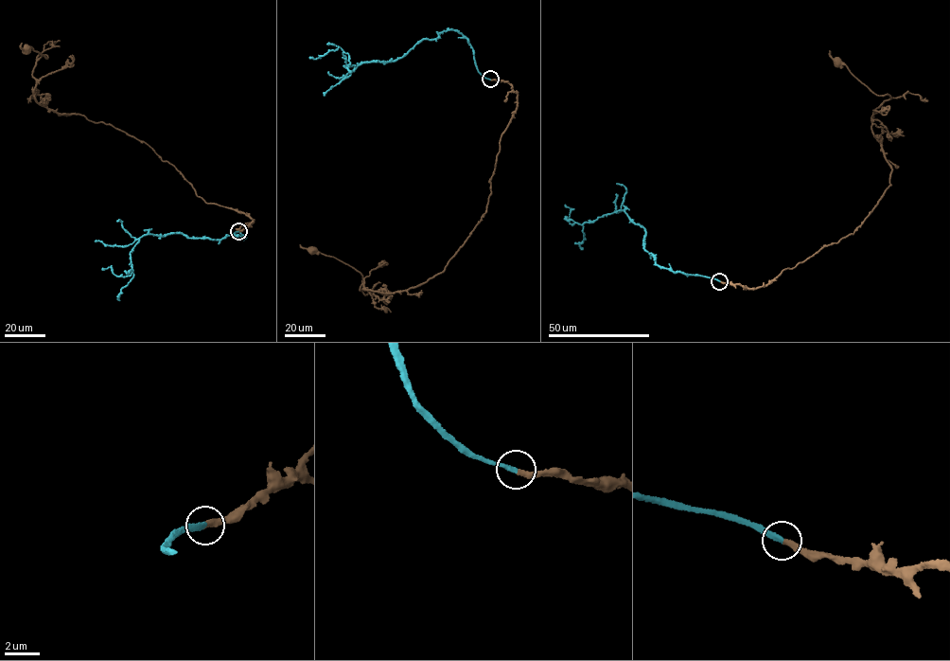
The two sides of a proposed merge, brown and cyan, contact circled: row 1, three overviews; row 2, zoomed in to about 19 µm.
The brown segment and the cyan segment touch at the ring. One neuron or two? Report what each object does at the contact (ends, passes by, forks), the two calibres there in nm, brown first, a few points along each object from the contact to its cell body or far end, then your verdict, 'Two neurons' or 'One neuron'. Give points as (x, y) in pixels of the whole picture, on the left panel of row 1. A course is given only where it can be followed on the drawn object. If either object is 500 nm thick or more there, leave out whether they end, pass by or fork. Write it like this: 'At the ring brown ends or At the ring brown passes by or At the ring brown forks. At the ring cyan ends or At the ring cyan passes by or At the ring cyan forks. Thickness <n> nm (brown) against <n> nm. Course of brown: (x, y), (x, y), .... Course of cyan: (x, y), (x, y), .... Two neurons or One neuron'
At the ring brown ends. At the ring cyan ends. Thickness 320 nm (brown) against 280 nm. Course of brown: (238, 231), (253, 220), (196, 195), (143, 141), (42, 106), (32, 75), (47, 56), (26, 48). Course of cyan: (238, 231), (234, 234), (246, 238), (149, 234), (132, 248), (131, 275), (117, 276), (109, 267), (102, 268). One neuron

